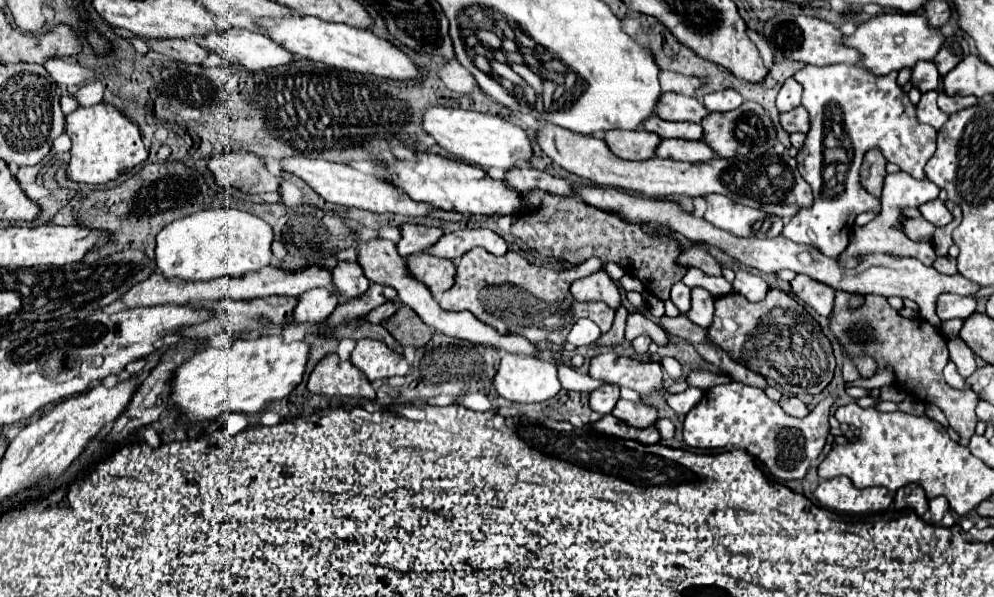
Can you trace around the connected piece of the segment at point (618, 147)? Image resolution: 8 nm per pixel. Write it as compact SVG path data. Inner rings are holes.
M606 131L604 141L608 149L618 155L620 159L650 159L654 157L654 149L660 143L660 137L656 133L648 131Z

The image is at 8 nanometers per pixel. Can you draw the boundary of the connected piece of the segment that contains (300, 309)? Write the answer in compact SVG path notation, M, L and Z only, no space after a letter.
M318 287L312 291L304 291L304 295L298 297L298 305L294 309L294 321L316 325L320 321L326 321L336 309L336 305L338 295L332 289Z

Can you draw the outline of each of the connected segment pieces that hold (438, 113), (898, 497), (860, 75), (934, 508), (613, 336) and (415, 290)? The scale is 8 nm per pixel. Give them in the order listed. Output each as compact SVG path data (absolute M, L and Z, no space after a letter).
M430 105L422 115L422 129L430 137L434 137L436 143L442 149L446 149L452 157L462 159L462 161L472 163L472 165L498 167L498 169L506 171L506 169L518 165L518 161L528 163L532 157L530 139L528 139L526 131L504 121L498 115Z
M910 483L902 489L896 491L894 495L894 503L896 503L896 509L912 509L916 511L916 515L924 515L928 511L928 499L924 495L924 489L916 483Z
M806 65L800 69L794 79L804 87L802 93L802 105L810 113L810 131L808 137L796 157L800 175L810 183L814 191L814 203L812 207L806 207L798 211L788 225L784 227L784 235L792 239L794 243L806 243L812 245L828 257L837 257L848 246L848 235L852 231L856 215L862 211L878 209L880 199L870 195L860 187L860 163L868 149L880 147L882 153L894 153L894 159L910 161L910 175L916 179L924 179L924 165L936 151L936 129L918 123L916 109L908 101L908 95L902 93L902 89L896 85L898 73L888 73L882 77L876 77L868 71L864 71L858 65L828 65L828 67L814 67Z
M934 497L930 499L930 513L932 513L932 523L940 523L942 515L948 511L948 499L944 497Z
M622 305L622 307L618 307L616 309L616 317L614 317L614 323L612 323L612 329L606 333L606 335L602 335L596 343L598 345L618 345L622 339L624 339L624 325L626 325L626 317L628 317L628 311L626 311L626 307Z
M374 239L374 241L368 241L368 243L358 243L358 255L360 255L358 263L364 269L364 275L370 281L374 281L374 283L392 285L398 291L398 299L402 303L406 303L410 309L414 309L418 313L418 317L428 327L432 327L434 331L440 331L440 333L450 335L450 337L466 339L470 343L492 345L492 347L496 347L500 351L506 351L506 353L522 353L522 355L538 355L540 353L540 349L536 345L532 345L528 339L524 339L522 335L500 335L494 327L488 327L486 323L480 323L480 319L476 319L470 311L460 311L460 313L444 311L438 305L438 301L432 297L430 289L422 281L418 281L416 277L410 275L406 261L398 255L396 245L392 241L388 241L388 239Z

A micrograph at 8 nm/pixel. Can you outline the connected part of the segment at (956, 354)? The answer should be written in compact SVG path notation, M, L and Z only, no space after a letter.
M956 337L948 341L948 349L950 349L950 359L956 363L958 373L964 377L970 377L976 371L976 363L974 363L974 353L966 347L966 343Z

